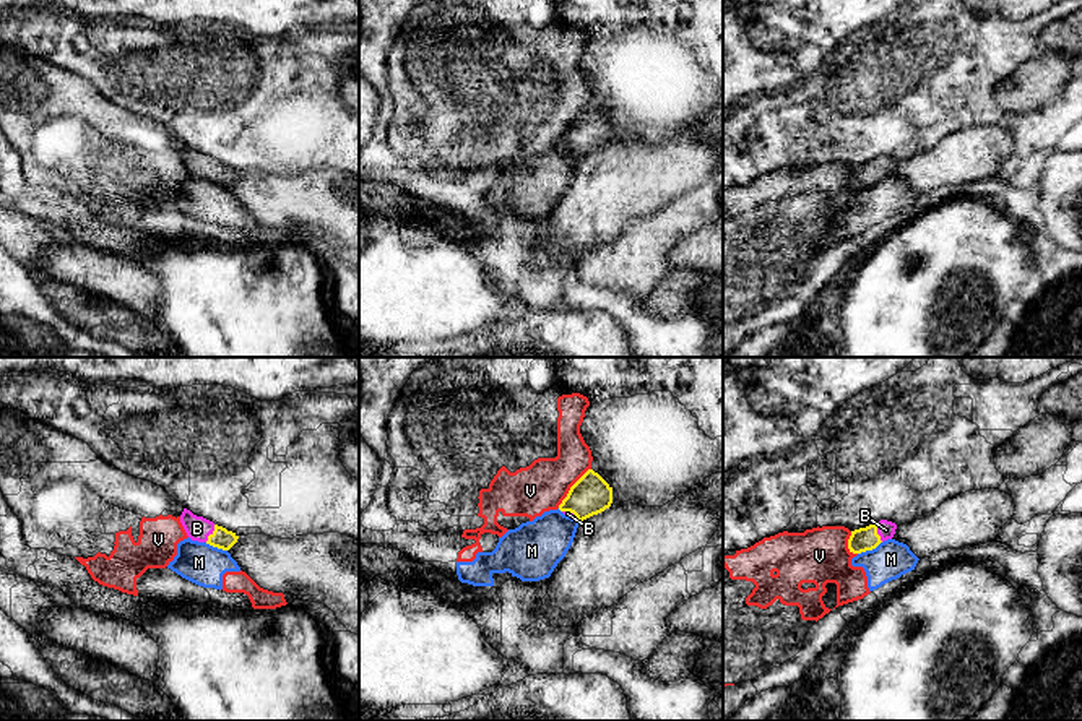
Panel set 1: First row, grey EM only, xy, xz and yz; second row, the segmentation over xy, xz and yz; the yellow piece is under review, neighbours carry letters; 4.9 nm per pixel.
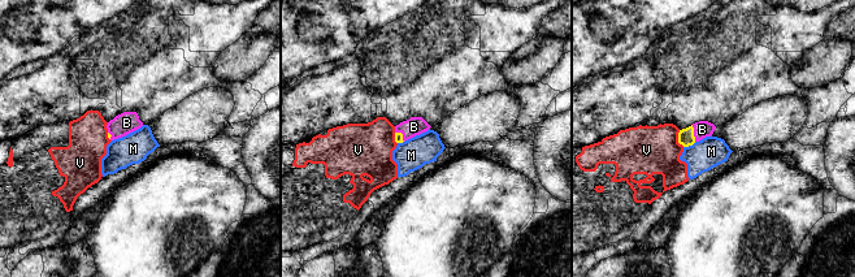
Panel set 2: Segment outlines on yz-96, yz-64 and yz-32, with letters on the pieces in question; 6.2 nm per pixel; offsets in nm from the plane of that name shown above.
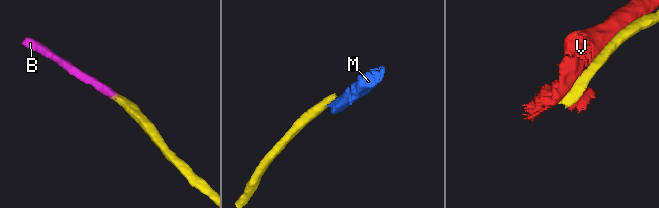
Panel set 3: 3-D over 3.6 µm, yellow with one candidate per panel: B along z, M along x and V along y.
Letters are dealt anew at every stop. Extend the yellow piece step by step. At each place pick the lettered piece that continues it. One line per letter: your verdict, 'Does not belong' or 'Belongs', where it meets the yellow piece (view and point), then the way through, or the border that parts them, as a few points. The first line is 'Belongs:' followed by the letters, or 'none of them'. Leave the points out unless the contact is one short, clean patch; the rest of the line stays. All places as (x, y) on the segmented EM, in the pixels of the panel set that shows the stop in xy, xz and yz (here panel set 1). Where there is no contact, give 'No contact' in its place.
Belongs: B
B: Belongs. Touches yellow at xy (213, 533). Path across: xy (221, 538), (213, 533), (197, 528)
M: Does not belong. Touches yellow at yz (869, 549). Boundary: yz (881, 541), (858, 554)
V: Does not belong. Touches yellow at xz (571, 487)

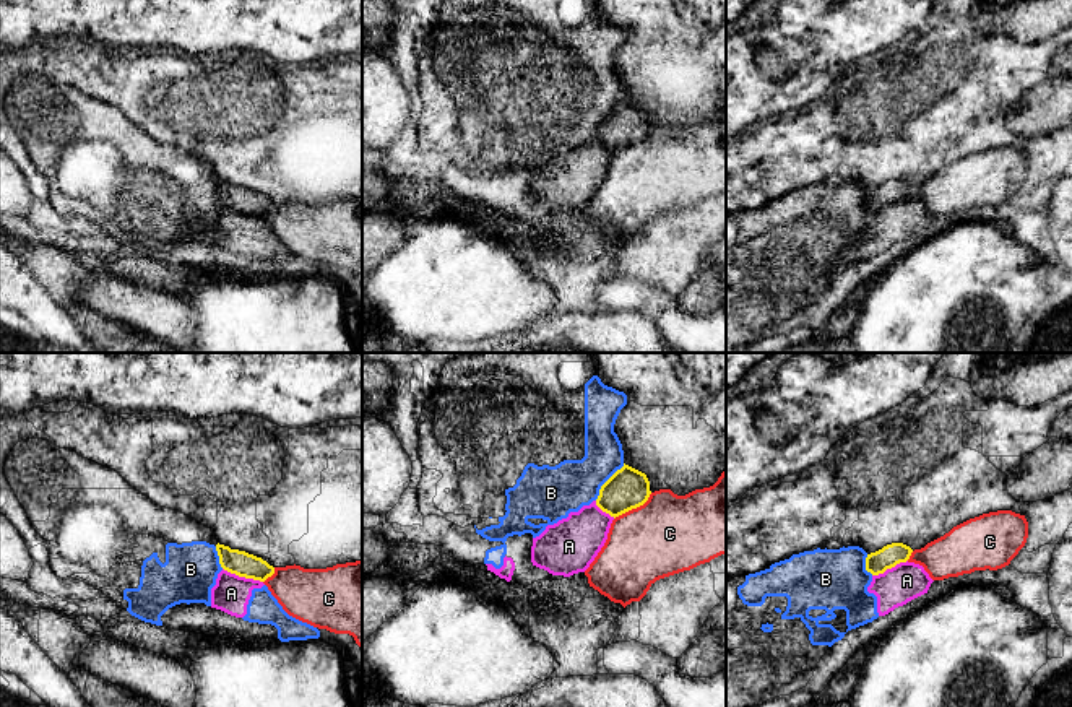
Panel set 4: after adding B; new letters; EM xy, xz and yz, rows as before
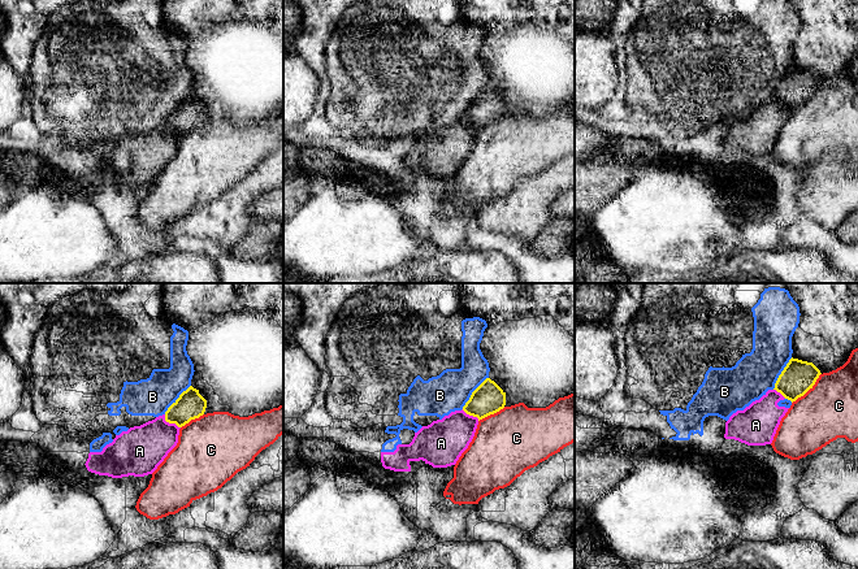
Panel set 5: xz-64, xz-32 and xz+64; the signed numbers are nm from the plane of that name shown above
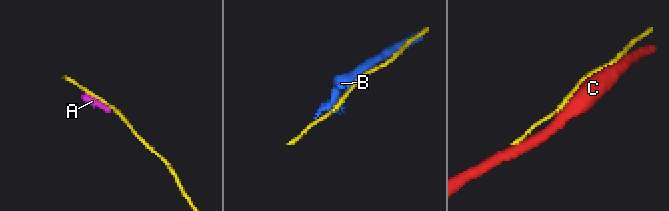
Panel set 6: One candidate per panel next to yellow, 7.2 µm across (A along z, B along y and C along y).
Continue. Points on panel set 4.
Belongs: none of them
A: Does not belong. Touches yellow at xy (242, 576)
B: Does not belong. Touches yellow at xz (606, 481)
C: Does not belong. Touches yellow at xz (634, 507)

